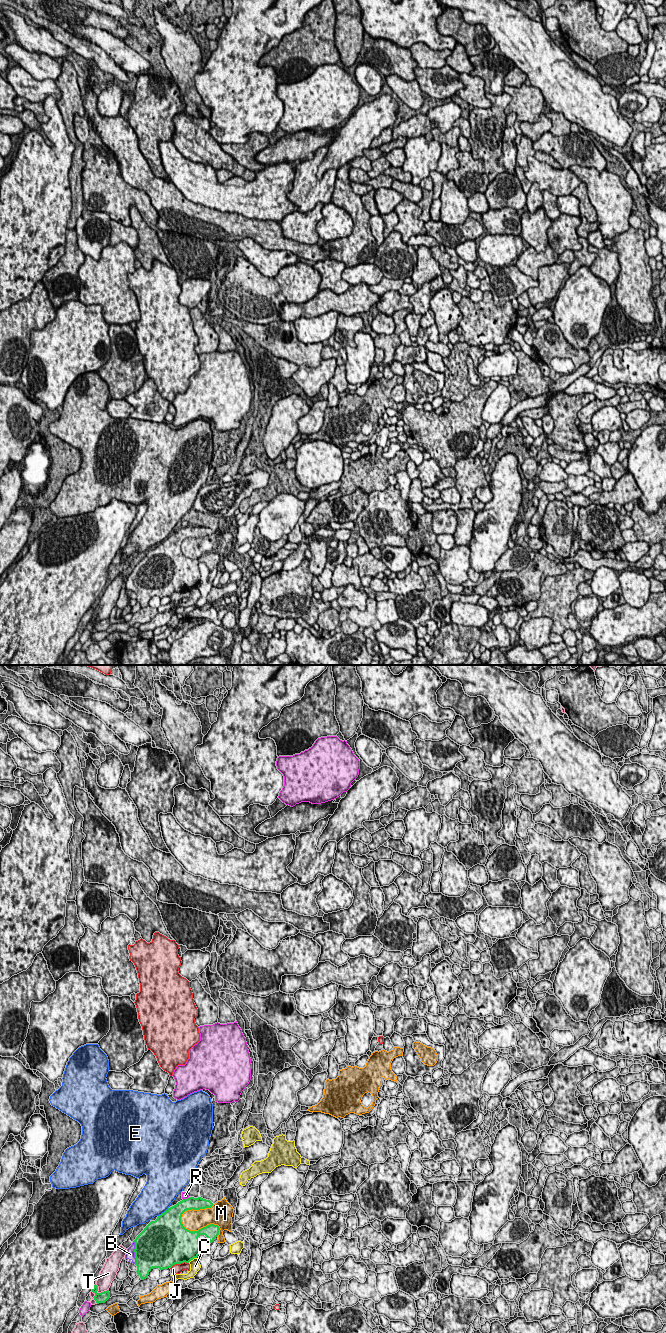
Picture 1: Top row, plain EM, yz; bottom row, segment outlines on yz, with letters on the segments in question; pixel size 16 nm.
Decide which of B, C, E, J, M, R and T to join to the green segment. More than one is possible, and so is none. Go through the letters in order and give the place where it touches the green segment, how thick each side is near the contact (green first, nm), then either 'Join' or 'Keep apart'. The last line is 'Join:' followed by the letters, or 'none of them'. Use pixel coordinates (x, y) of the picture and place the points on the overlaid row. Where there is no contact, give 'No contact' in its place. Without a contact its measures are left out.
B: Touches green at yz (134, 1251). Thickness 480 nm (green) against 160 nm. Join
C: Touches green at yz (192, 1259). Thickness 500 nm (green) against 170 nm. Keep apart
E: Touches green at yz (164, 1212). Thickness 460 nm (green) against 480 nm. Keep apart
J: Touches green at yz (179, 1263). Thickness 500 nm (green) against 160 nm. Keep apart
M: Touches green at yz (199, 1229). Thickness 320 nm (green) against 340 nm. Keep apart
R: Touches green at yz (187, 1198). Thickness 200 nm (green) against 100 nm. Keep apart
T: Touches green at yz (96, 1292). Thickness 170 nm (green) against 240 nm. Keep apart
Join: B

